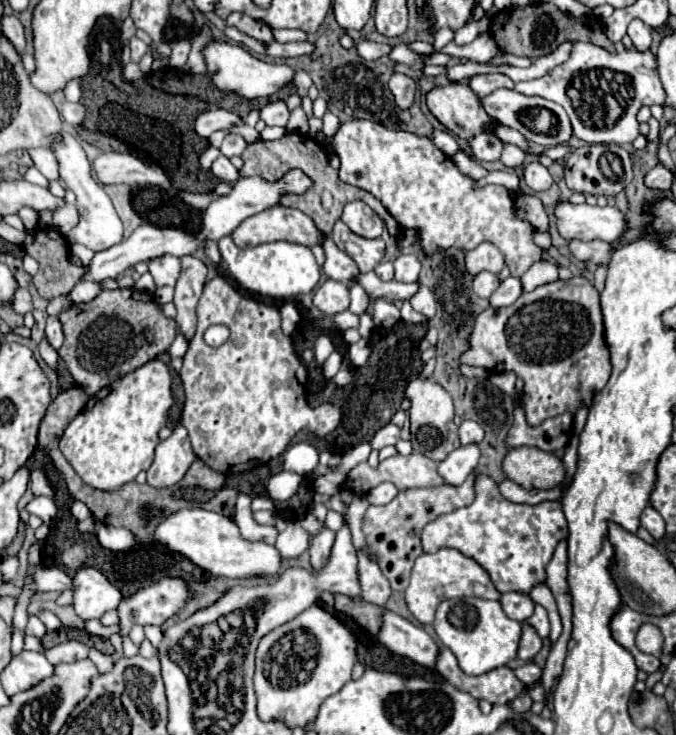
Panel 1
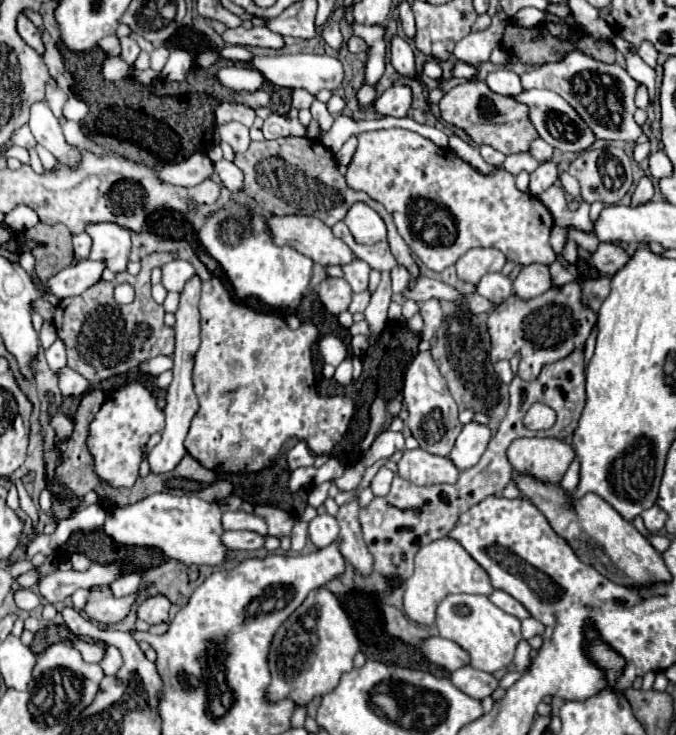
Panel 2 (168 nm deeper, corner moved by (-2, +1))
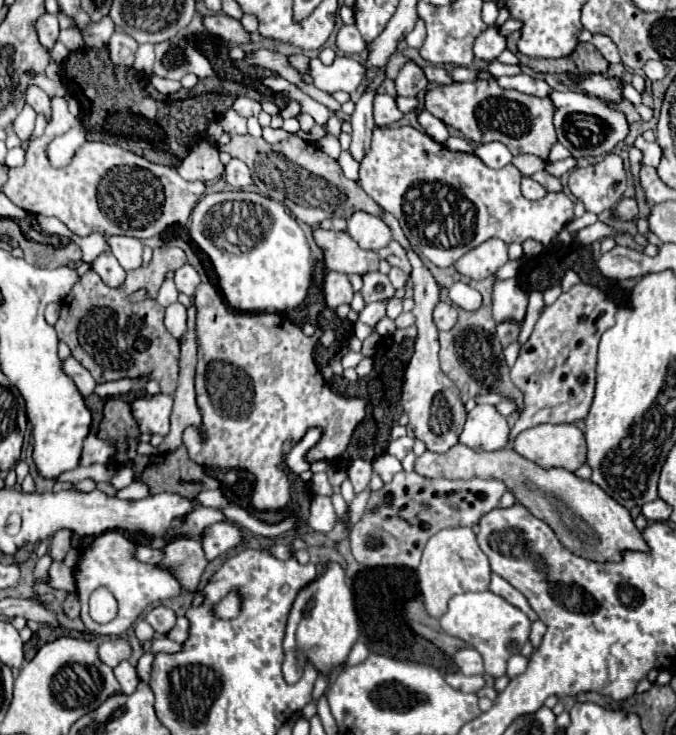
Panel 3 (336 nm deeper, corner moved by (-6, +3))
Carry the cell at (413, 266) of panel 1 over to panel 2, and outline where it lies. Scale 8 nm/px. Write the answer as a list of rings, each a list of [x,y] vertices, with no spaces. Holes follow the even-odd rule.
[[[397,265],[391,271],[391,281],[393,281],[393,293],[405,291],[407,289],[407,283],[409,283],[409,271],[403,265]]]

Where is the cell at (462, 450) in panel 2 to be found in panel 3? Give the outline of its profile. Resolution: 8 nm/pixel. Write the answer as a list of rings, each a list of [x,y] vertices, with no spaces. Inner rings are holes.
[[[477,405],[467,413],[467,423],[459,435],[459,443],[473,451],[497,451],[507,445],[509,425],[493,405]]]

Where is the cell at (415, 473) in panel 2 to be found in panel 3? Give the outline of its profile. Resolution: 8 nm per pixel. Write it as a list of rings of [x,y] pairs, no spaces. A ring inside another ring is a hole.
[[[457,443],[447,453],[425,451],[415,459],[415,471],[429,479],[471,479],[475,475],[501,479],[521,505],[543,519],[555,531],[557,539],[583,559],[607,563],[621,559],[621,551],[627,549],[649,551],[649,547],[645,547],[645,539],[641,539],[641,531],[633,523],[631,513],[611,499],[599,485],[583,481],[567,469],[541,469],[537,463],[517,455],[513,447],[493,453],[475,453],[473,449]]]

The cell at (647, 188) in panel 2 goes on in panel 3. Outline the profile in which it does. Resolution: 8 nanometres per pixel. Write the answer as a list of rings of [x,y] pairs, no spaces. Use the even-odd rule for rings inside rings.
[[[625,197],[625,199],[621,199],[619,203],[617,203],[617,215],[621,217],[621,219],[625,219],[625,221],[629,221],[629,219],[633,219],[635,215],[639,213],[639,207],[637,207],[637,199],[635,197]]]

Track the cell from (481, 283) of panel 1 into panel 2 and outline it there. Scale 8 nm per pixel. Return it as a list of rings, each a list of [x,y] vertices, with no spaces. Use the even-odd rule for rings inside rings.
[[[487,273],[477,285],[477,293],[489,299],[493,307],[497,307],[513,295],[513,281],[503,273]]]

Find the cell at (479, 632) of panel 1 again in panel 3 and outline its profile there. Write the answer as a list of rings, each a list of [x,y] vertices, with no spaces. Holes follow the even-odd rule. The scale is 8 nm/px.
[[[483,591],[483,593],[461,593],[451,597],[447,613],[441,617],[441,629],[451,637],[457,637],[477,649],[485,661],[485,673],[493,677],[505,675],[507,661],[511,655],[521,653],[529,639],[531,621],[523,611],[507,603],[503,597]]]

